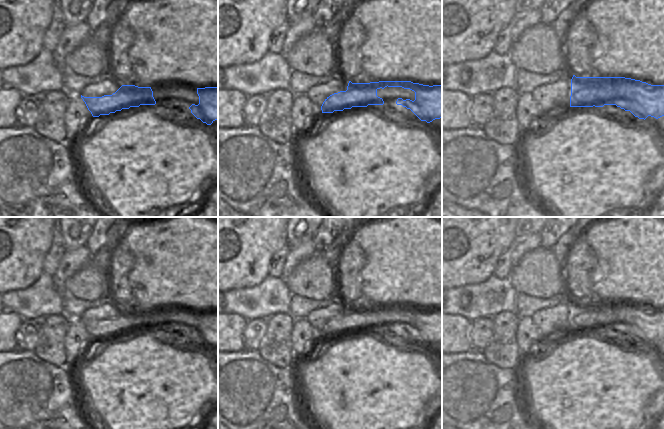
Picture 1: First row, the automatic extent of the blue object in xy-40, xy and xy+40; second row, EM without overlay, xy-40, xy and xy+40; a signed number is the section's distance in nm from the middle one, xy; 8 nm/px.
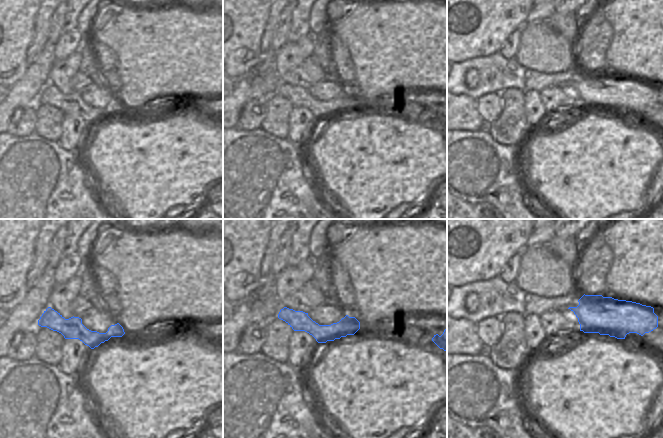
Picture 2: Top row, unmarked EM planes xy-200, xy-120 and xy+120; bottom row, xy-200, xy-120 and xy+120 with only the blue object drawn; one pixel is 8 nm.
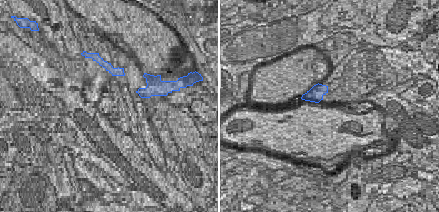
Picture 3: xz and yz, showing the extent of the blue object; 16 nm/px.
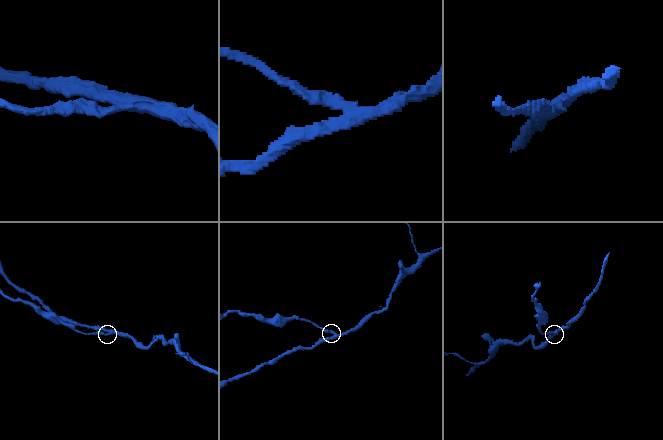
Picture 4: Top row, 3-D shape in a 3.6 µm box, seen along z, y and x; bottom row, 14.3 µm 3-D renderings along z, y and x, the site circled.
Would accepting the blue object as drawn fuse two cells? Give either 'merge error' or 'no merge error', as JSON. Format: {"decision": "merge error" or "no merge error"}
{"decision": "merge error"}

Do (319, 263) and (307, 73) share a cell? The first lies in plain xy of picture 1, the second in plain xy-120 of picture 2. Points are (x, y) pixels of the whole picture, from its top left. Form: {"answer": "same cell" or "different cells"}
{"answer": "same cell"}

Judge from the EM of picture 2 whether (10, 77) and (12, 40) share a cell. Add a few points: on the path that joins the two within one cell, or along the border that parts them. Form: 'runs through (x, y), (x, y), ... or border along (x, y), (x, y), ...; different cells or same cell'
runs through (10, 68), (10, 49); same cell

